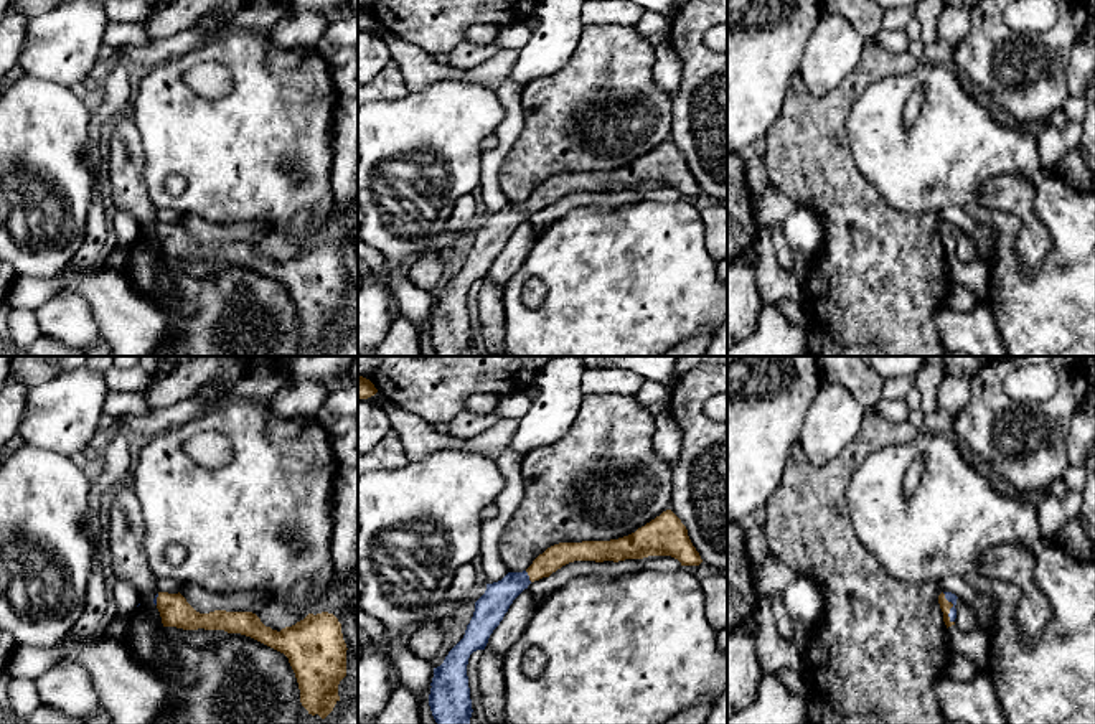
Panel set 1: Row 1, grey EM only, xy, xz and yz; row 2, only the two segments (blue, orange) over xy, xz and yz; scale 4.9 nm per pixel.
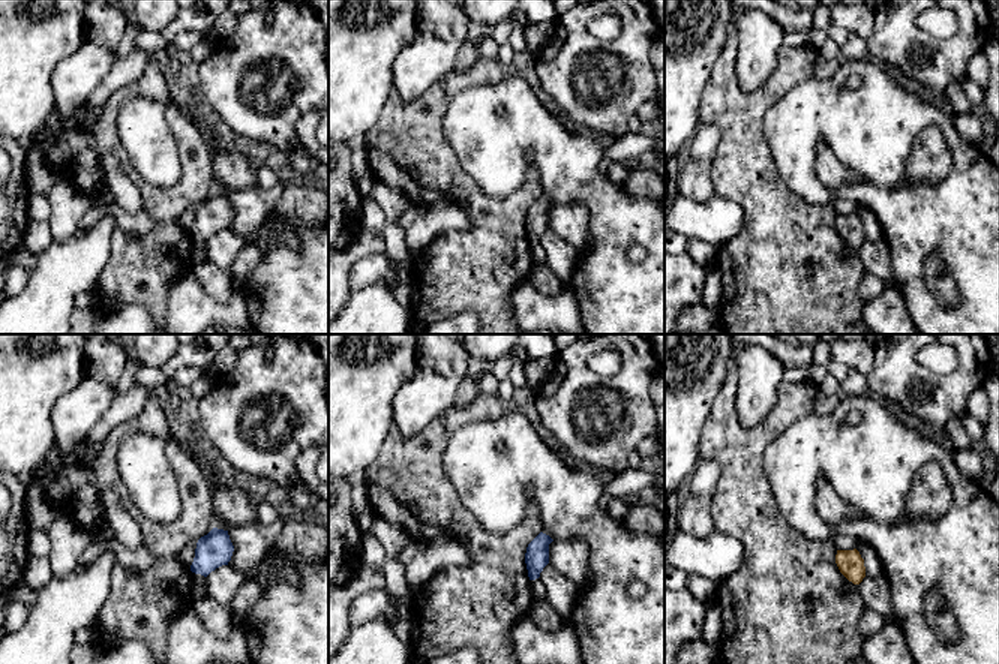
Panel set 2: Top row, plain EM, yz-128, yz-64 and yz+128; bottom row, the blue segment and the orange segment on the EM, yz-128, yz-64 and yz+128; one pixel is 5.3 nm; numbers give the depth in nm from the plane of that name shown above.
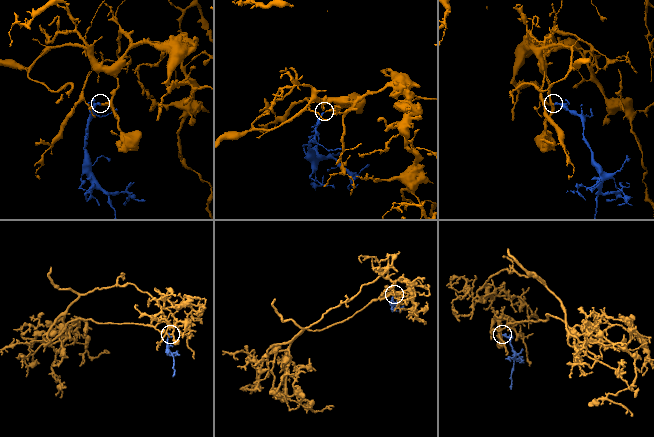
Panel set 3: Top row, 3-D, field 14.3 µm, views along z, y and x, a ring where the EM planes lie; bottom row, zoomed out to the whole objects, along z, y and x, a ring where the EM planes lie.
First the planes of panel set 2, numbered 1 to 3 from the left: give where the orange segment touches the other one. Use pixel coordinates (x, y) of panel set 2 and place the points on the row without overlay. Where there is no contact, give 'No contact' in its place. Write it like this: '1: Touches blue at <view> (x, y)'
1: No contact
2: No contact
3: No contact

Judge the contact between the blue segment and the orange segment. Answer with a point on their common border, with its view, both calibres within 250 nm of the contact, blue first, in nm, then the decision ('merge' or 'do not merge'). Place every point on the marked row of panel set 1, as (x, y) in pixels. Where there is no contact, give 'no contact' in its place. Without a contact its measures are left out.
contact yz (952, 607); calibres 50 and 60 nm; merge

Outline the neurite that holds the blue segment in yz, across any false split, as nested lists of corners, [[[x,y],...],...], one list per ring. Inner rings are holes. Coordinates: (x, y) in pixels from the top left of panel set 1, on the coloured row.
[[[942,592],[938,595],[938,604],[940,604],[940,609],[943,612],[943,622],[948,627],[955,625],[955,618],[956,618],[956,595],[952,594],[952,592]]]

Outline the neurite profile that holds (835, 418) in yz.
[[[821,379],[798,434],[806,460],[813,467],[834,460],[859,434],[866,411],[848,389]]]

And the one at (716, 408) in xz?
[[[721,393],[707,399],[704,412],[716,422],[727,422],[727,393]]]

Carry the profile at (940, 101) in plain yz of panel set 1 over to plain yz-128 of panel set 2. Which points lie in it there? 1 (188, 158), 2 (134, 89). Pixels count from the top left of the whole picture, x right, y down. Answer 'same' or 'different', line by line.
1: different
2: different

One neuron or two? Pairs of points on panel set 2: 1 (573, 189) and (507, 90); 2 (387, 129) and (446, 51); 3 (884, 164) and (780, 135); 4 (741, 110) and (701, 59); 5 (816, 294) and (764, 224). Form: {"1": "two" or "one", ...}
{"1": "one", "2": "two", "3": "one", "4": "two", "5": "one"}

